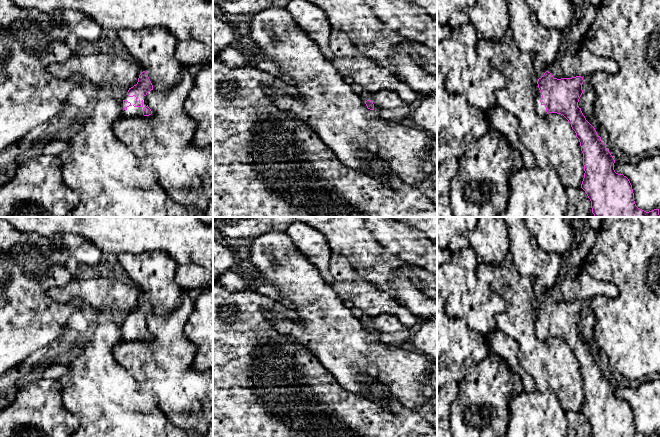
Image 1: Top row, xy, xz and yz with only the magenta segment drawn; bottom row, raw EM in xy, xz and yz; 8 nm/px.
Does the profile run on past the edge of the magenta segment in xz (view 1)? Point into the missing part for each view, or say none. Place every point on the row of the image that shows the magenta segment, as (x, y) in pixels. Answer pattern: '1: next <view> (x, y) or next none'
1: next none

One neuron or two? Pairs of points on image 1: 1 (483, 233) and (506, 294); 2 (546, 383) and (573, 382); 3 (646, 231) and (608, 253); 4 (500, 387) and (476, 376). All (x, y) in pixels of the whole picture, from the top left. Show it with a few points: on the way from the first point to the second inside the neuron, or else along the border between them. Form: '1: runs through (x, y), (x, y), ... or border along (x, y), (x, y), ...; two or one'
1: border along (509, 252), (500, 263), (479, 262); two
2: runs through (553, 382), (566, 382); one
3: runs through (637, 240), (623, 253), (617, 253); one
4: runs through (494, 385), (485, 385), (482, 382); one

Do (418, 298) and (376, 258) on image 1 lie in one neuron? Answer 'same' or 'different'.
same

